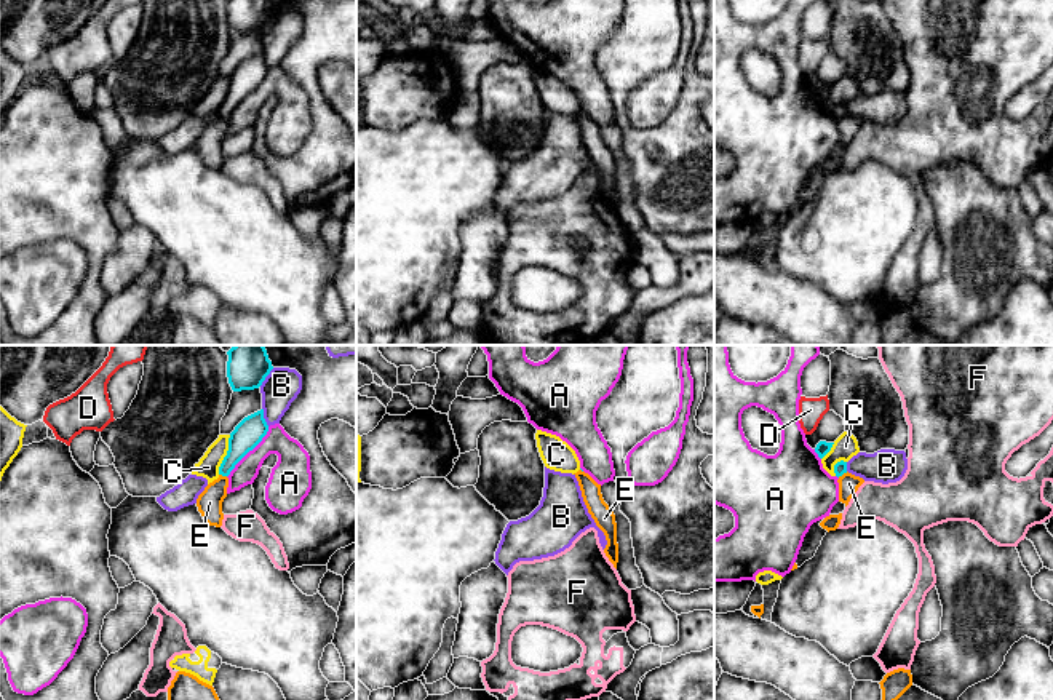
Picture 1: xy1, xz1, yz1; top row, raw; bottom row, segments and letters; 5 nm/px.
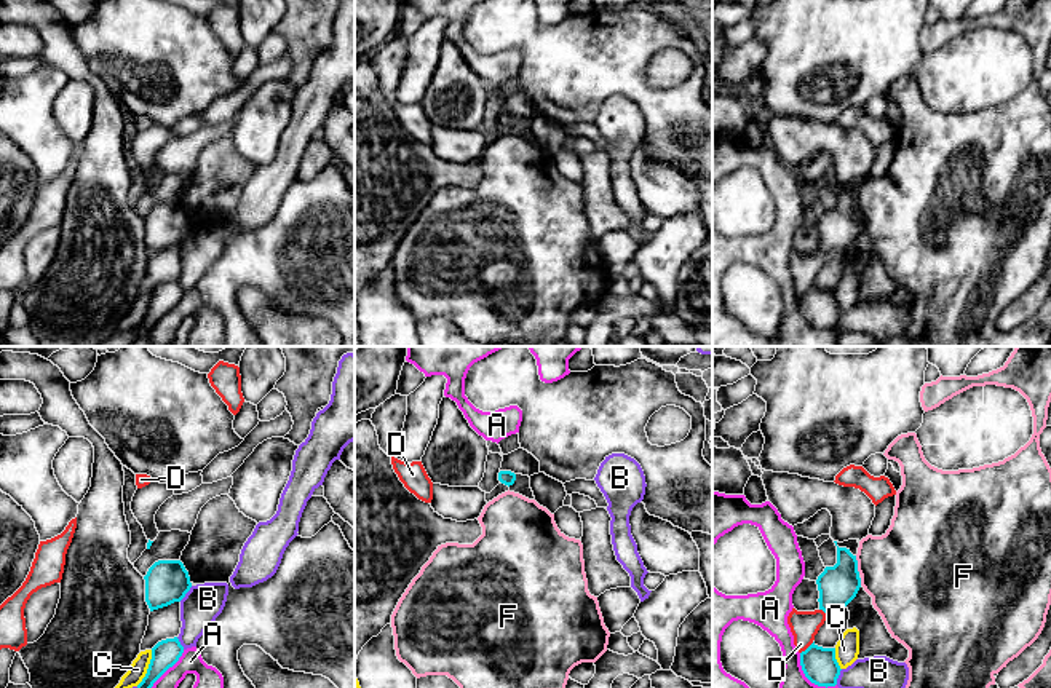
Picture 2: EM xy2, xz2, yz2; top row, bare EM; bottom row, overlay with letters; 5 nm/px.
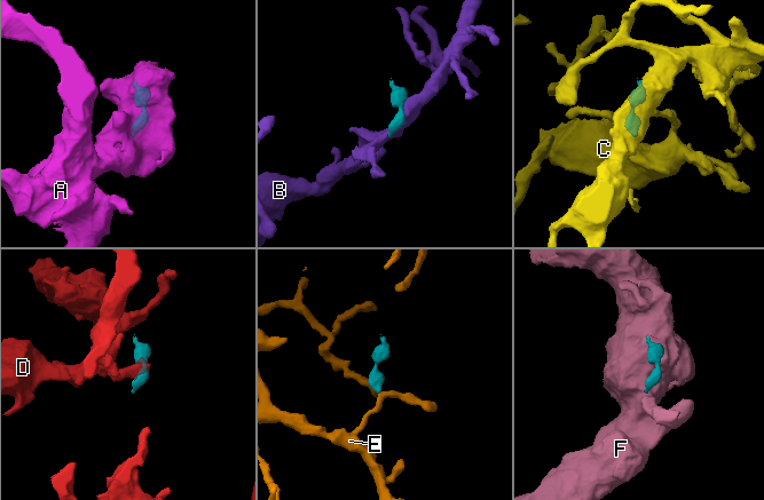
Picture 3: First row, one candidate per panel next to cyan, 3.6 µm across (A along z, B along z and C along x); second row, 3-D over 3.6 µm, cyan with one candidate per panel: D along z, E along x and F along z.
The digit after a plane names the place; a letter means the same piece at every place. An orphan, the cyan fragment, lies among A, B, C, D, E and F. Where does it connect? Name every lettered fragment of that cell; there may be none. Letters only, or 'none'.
none

